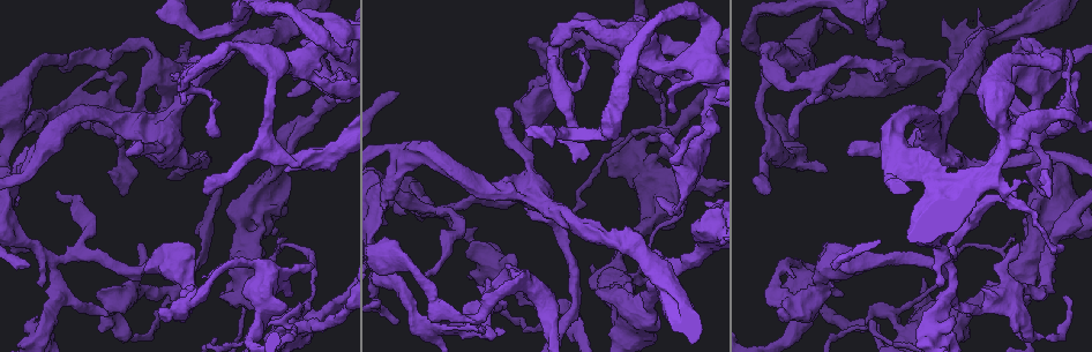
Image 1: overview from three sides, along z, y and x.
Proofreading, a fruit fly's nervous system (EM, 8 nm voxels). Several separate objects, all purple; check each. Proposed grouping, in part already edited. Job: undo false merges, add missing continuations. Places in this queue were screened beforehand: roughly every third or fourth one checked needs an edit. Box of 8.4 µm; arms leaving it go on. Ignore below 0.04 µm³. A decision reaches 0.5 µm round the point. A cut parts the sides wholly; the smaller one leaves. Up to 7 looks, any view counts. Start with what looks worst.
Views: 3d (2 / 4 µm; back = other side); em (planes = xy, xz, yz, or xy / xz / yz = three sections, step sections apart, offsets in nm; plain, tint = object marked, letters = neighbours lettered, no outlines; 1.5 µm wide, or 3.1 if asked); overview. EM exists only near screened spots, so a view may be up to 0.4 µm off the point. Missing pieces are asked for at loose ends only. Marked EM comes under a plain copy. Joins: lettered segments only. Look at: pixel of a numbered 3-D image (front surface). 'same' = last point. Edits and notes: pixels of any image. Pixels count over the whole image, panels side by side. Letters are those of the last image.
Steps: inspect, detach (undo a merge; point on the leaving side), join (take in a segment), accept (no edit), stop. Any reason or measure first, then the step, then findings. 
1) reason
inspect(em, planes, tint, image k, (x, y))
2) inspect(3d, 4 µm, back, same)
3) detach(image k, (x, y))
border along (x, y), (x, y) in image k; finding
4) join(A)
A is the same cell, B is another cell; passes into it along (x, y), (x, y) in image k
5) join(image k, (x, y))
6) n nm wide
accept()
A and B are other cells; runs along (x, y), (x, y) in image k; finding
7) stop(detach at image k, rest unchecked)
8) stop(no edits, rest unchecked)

branch point
inspect(em, planes, tint, image 1, (553, 67))

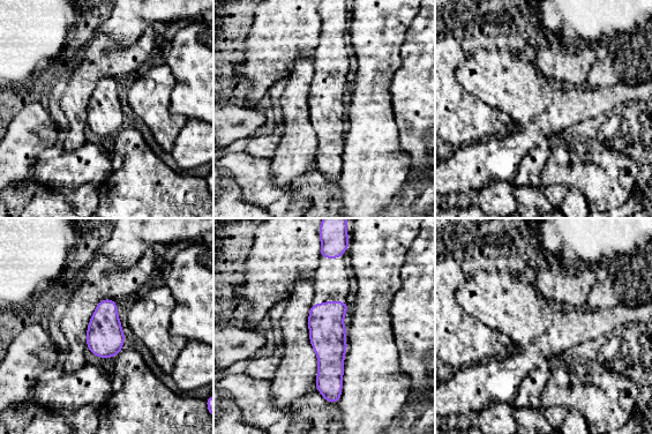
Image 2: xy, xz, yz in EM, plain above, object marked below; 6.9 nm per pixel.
what lies round it
inspect(em, planes, letters, same)

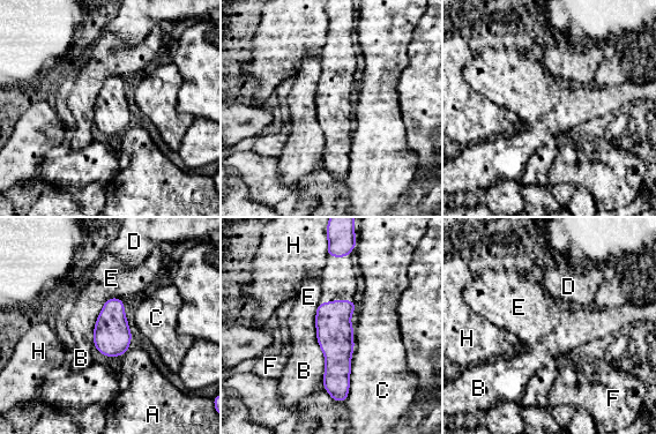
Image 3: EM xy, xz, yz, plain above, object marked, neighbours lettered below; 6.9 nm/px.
accept()
A, B, C, D, E, F and H are other cells; border along (314, 323), (325, 359), (322, 386) in image 3; all the same neuron

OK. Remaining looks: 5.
branch stops here
inspect(3d, 4 µm, image 1, (314, 267))

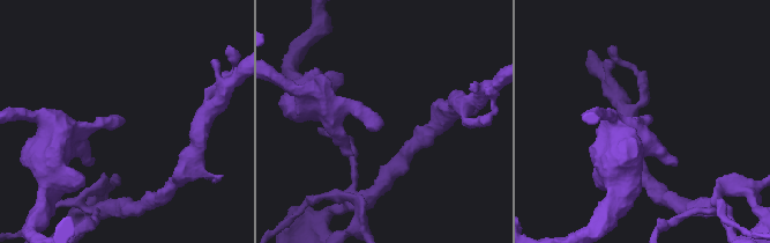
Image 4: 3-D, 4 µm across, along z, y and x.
inspect(em, planes, letters, image 4, (124, 118))

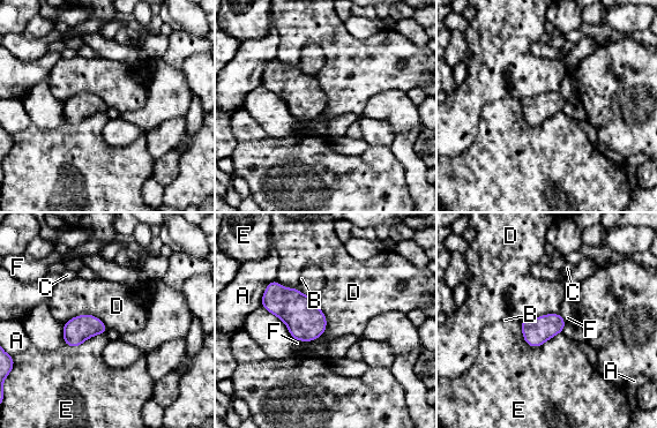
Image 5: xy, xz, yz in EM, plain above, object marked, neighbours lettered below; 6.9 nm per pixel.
170 nm wide; D touches over 320 nm
accept()
A, B, C, D, E and F are other cells; no lettered segment goes on from it

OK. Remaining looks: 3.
free end
inspect(em, yz, step 4, letters, image 1, (336, 102))

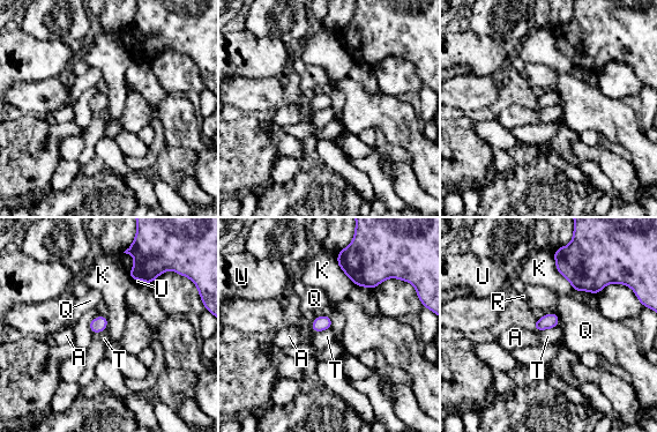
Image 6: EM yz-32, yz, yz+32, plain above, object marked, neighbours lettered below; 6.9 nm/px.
cut it another way
inspect(em, planes, letters, same)

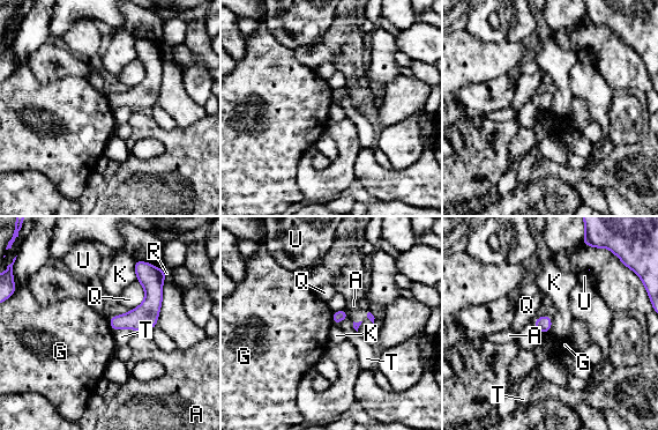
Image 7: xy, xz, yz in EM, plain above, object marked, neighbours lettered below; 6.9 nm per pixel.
Q touches over 240 nm
accept()
A, G, K, Q, R, T and U are other cells; none of them fits

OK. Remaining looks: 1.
stop(no edits, rest unchecked)

